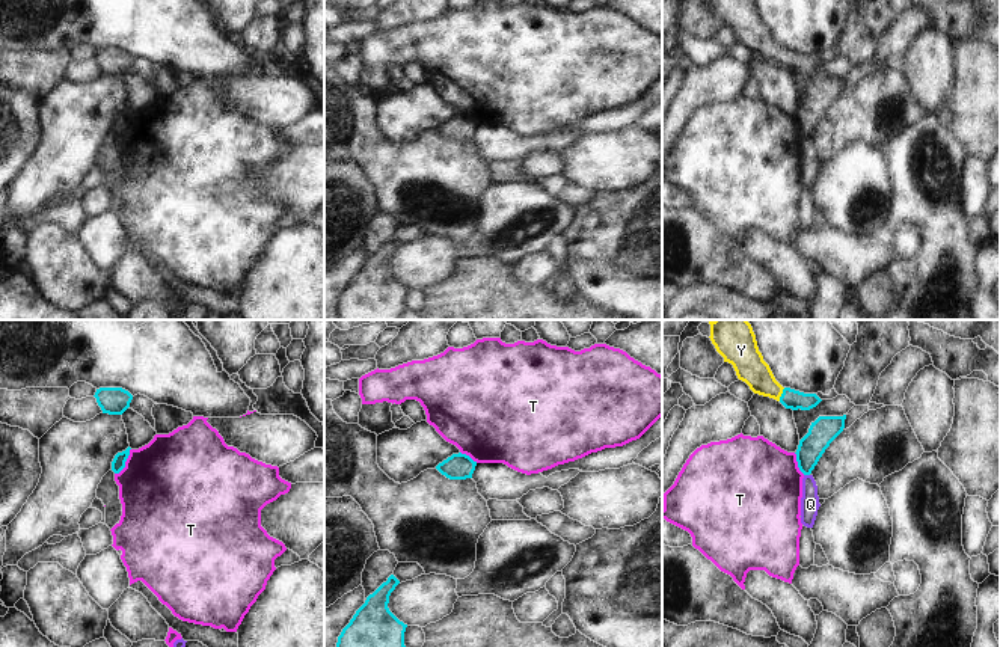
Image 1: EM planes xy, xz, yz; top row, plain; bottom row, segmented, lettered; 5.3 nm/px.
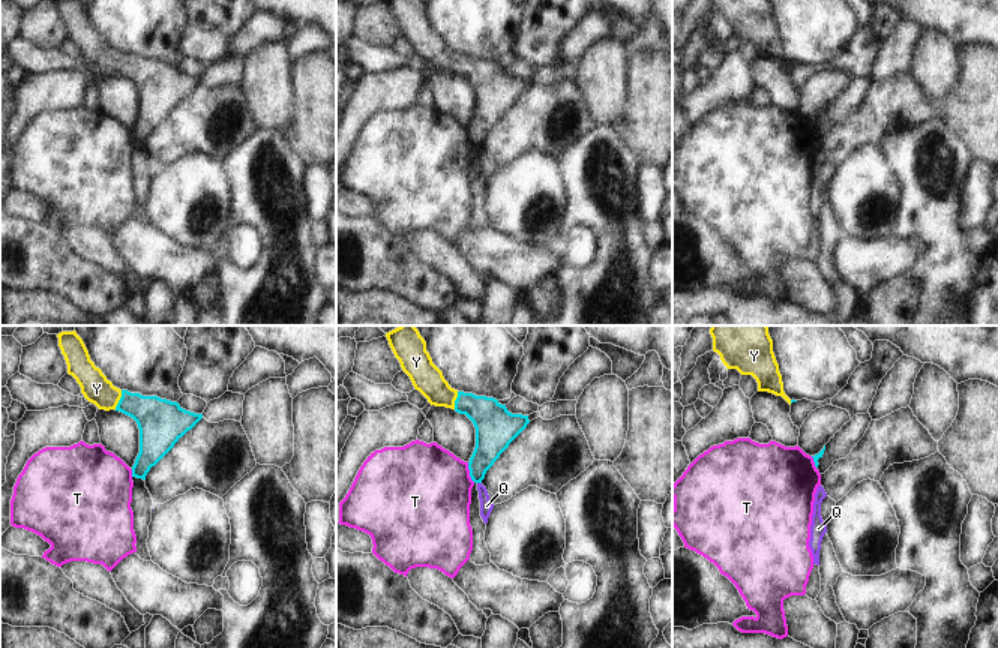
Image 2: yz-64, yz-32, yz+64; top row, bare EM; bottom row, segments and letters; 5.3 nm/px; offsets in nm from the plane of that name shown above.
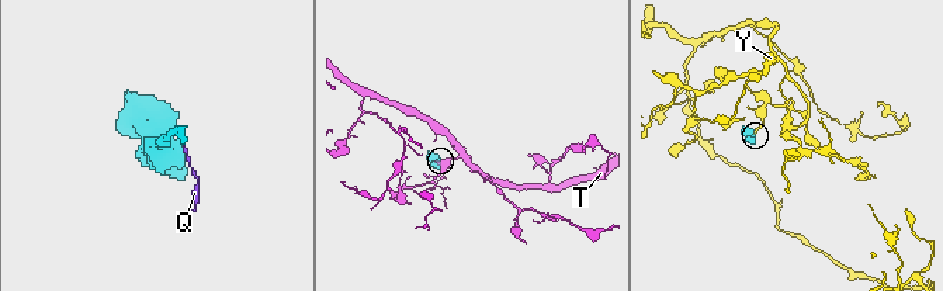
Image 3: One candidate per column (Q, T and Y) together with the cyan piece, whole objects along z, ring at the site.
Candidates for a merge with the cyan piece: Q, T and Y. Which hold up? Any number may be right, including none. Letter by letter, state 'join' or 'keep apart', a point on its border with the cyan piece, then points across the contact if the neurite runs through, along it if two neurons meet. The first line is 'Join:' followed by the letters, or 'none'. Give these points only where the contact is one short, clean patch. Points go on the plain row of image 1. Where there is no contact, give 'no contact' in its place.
Join: Y
Q: keep apart; meets cyan in yz at (807, 136); border along yz (804, 136), (809, 137)
T: keep apart; meets cyan in xy at (125, 122); border along xy (130, 110), (125, 127), (115, 136)
Y: join; meets cyan in yz at (782, 56); runs through yz (791, 61), (782, 56), (748, 26)

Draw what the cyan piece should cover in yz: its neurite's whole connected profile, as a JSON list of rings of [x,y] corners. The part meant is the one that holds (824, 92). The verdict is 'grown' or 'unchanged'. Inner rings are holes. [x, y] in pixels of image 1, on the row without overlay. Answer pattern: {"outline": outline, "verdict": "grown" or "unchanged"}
{"outline": [[[846,77],[819,78],[811,84],[808,95],[799,103],[795,115],[798,130],[804,137],[811,136],[825,112],[843,94],[845,81]]], "verdict": "unchanged"}

